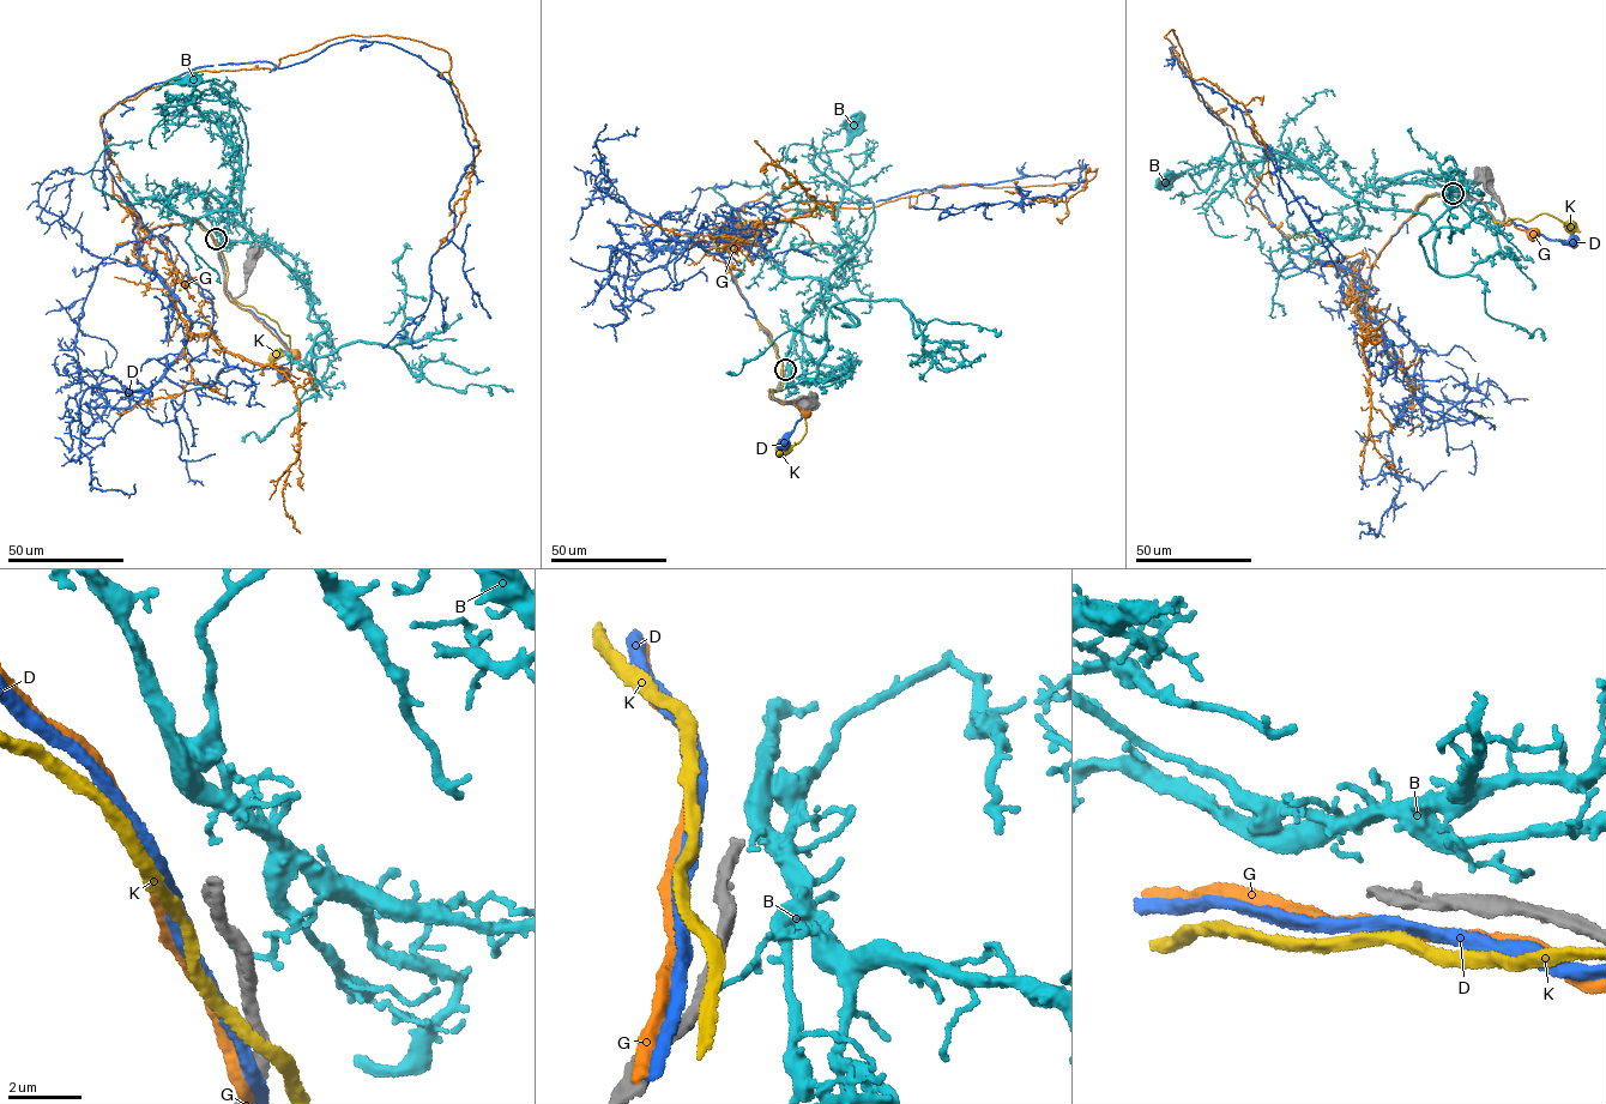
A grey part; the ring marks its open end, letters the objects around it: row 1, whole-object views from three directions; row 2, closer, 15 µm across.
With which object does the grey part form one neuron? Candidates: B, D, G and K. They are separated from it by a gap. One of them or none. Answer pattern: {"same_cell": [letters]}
{"same_cell": []}

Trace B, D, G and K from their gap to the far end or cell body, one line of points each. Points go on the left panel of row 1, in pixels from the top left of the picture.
B: (216, 236), (204, 199), (213, 189), (239, 211), (246, 128), (215, 83), (156, 90), (189, 78)
D: (215, 239), (229, 300), (261, 319), (291, 356), (288, 375), (283, 375)
G: (213, 239), (223, 271), (224, 294), (294, 354)
K: (215, 240), (225, 260), (227, 287), (231, 297), (266, 315), (290, 337), (288, 353), (277, 354)

